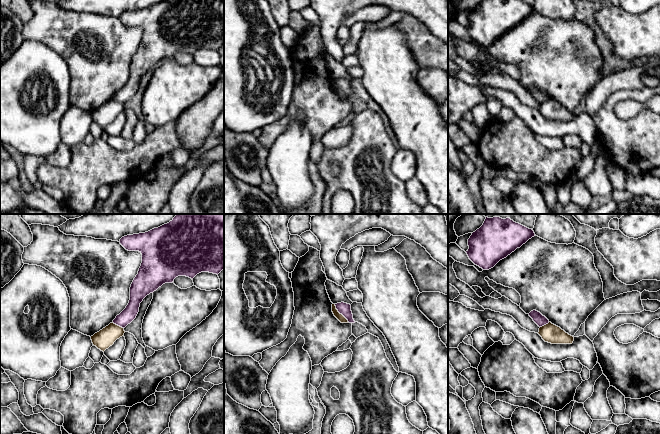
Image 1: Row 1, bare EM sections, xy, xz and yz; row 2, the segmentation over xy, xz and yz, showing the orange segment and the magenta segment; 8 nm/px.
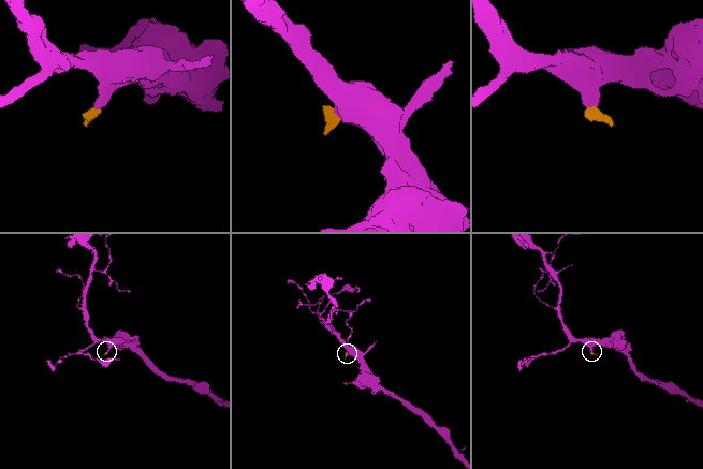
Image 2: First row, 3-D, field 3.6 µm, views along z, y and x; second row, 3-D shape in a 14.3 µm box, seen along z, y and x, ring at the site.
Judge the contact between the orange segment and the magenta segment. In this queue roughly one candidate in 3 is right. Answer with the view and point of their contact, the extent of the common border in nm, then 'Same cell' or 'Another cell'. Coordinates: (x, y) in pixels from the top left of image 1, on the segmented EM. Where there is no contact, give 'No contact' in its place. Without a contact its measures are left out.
Touches orange at xz (339, 313). Shared border 200 nm. Another cell

